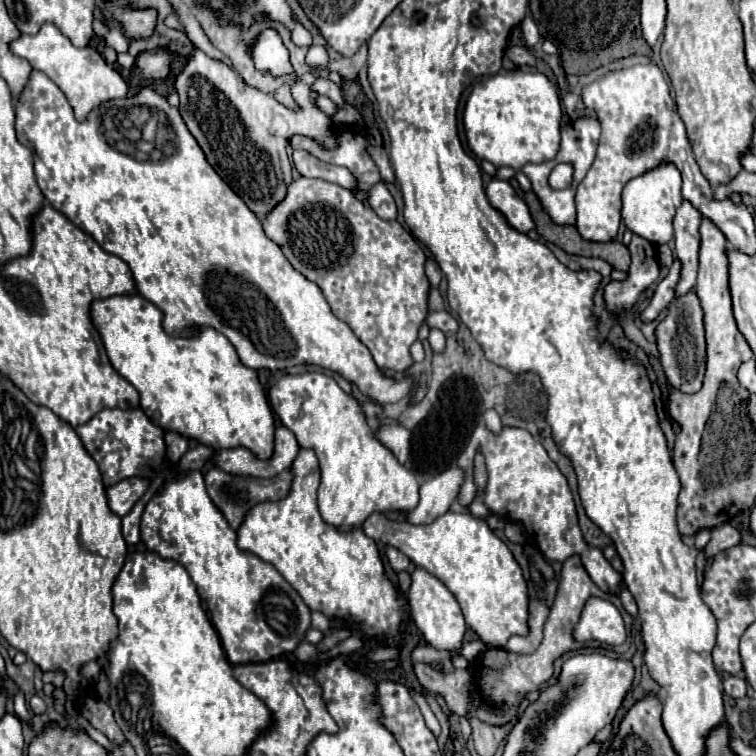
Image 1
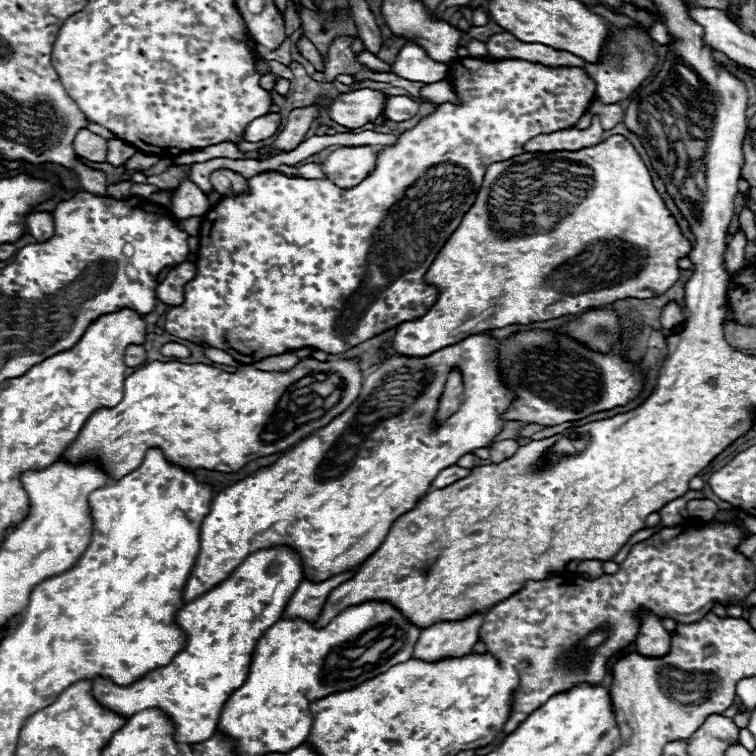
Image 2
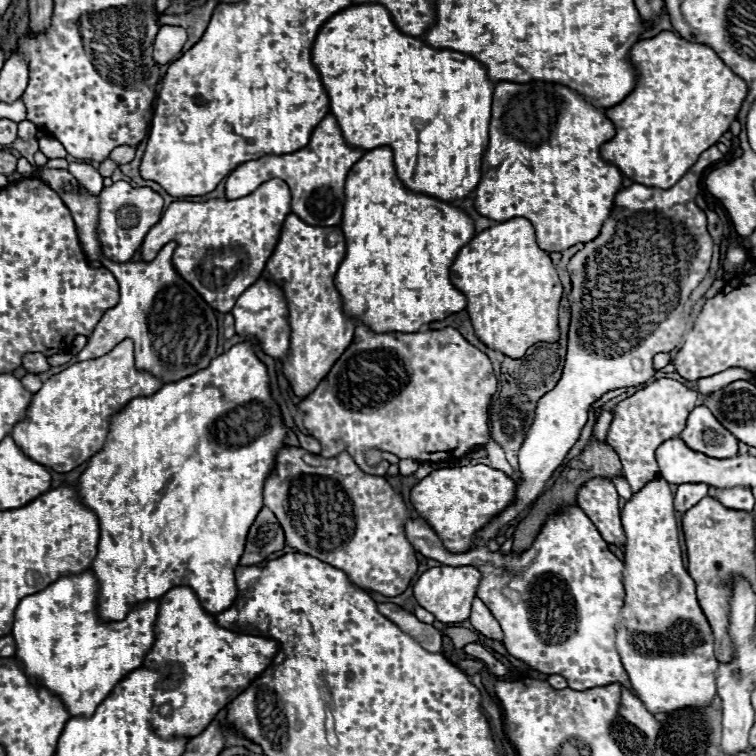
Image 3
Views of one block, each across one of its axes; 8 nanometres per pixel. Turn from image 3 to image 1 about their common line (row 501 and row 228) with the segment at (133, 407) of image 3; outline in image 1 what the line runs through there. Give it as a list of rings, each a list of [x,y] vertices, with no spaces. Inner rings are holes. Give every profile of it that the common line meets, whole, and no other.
[[[34,70],[32,76],[30,76],[28,86],[24,88],[22,96],[16,102],[16,136],[18,136],[20,144],[28,146],[34,152],[34,172],[36,172],[36,180],[38,180],[38,186],[40,186],[40,190],[44,194],[44,198],[58,212],[62,212],[72,224],[76,224],[78,228],[84,228],[100,244],[102,250],[106,250],[110,254],[116,254],[118,258],[122,258],[130,266],[134,282],[138,282],[138,286],[136,286],[138,292],[164,312],[164,324],[162,326],[170,336],[194,336],[198,332],[198,328],[210,326],[210,328],[222,332],[230,340],[230,344],[234,344],[234,348],[238,352],[238,358],[248,368],[254,368],[254,370],[284,370],[290,364],[314,364],[314,366],[338,372],[344,380],[354,382],[364,396],[368,396],[368,398],[372,398],[372,400],[376,400],[380,404],[398,402],[398,400],[402,400],[402,398],[406,398],[410,394],[410,390],[412,390],[412,386],[416,382],[414,376],[404,376],[404,378],[396,380],[396,378],[390,378],[390,376],[380,372],[380,368],[376,366],[370,350],[356,338],[356,334],[350,330],[350,326],[346,322],[338,320],[332,314],[330,304],[326,302],[322,290],[314,282],[306,280],[306,276],[302,276],[286,260],[286,256],[282,254],[278,244],[274,244],[264,234],[258,216],[254,216],[254,212],[250,212],[250,208],[246,208],[244,200],[214,172],[214,168],[208,164],[204,152],[196,144],[194,136],[188,132],[180,112],[176,108],[168,106],[166,98],[158,96],[154,90],[144,88],[132,98],[104,102],[100,108],[96,108],[88,116],[86,122],[78,122],[74,118],[74,110],[72,110],[68,98],[64,96],[64,92],[46,74]]]

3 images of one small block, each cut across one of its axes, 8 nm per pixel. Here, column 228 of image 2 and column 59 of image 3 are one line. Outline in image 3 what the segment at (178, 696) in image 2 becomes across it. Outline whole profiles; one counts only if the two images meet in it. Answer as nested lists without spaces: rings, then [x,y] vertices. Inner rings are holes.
[[[92,570],[72,576],[60,576],[48,588],[20,600],[14,616],[12,636],[18,644],[16,656],[22,660],[26,674],[34,684],[40,684],[60,696],[70,716],[92,716],[112,688],[132,670],[144,664],[146,654],[154,646],[154,624],[158,618],[158,600],[146,600],[126,614],[120,622],[102,622],[98,616],[98,580]]]

